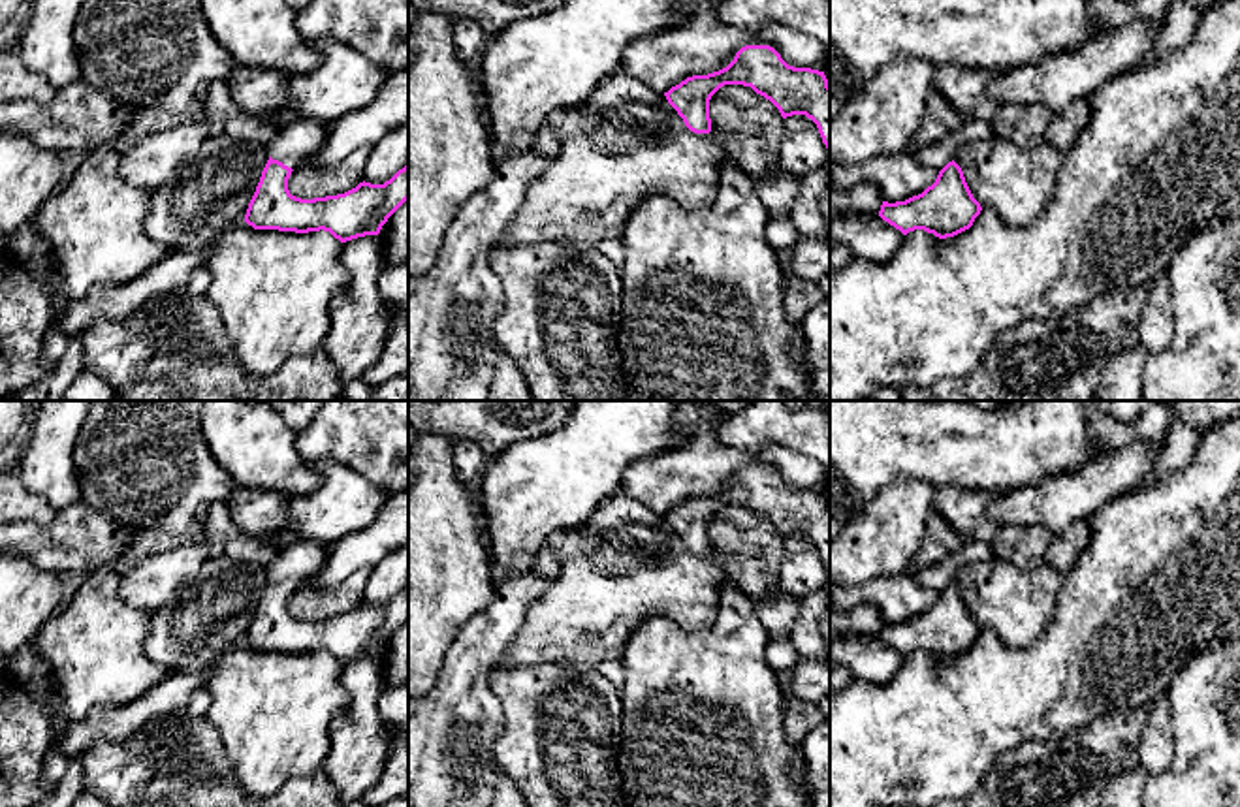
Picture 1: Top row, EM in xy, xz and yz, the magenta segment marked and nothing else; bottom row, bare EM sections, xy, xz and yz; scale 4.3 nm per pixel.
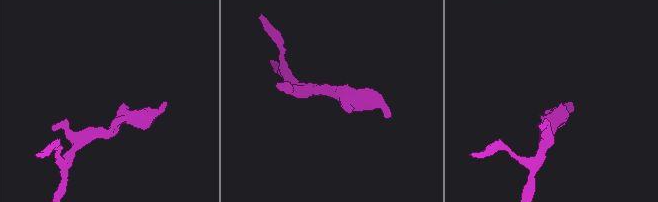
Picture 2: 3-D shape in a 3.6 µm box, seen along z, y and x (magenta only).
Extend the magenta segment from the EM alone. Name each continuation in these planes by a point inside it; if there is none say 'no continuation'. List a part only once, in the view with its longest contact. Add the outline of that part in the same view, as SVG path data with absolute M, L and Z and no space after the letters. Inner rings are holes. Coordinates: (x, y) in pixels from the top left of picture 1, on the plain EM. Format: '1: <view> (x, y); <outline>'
1: xy (294, 563); M297 538L294 544L277 549L275 561L265 568L273 581L295 591L307 578L320 572L327 555L329 546Z

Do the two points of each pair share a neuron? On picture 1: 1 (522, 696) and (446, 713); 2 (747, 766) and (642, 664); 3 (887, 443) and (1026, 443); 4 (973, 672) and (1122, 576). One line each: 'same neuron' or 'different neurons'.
1: different neurons
2: same neuron
3: same neuron
4: same neuron

